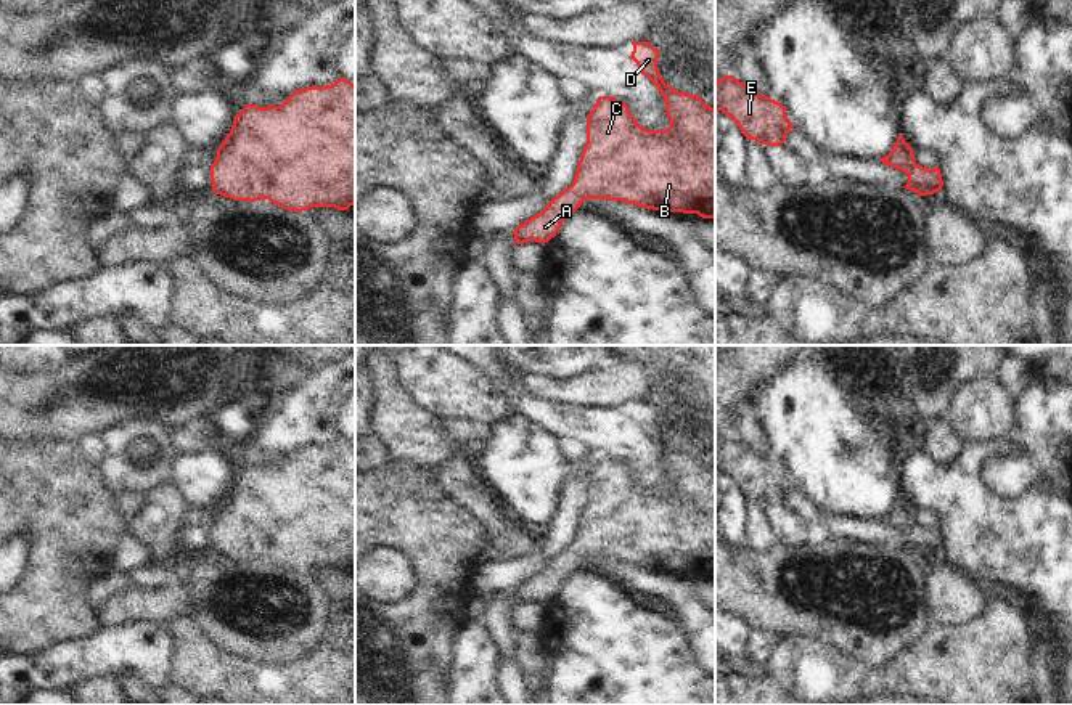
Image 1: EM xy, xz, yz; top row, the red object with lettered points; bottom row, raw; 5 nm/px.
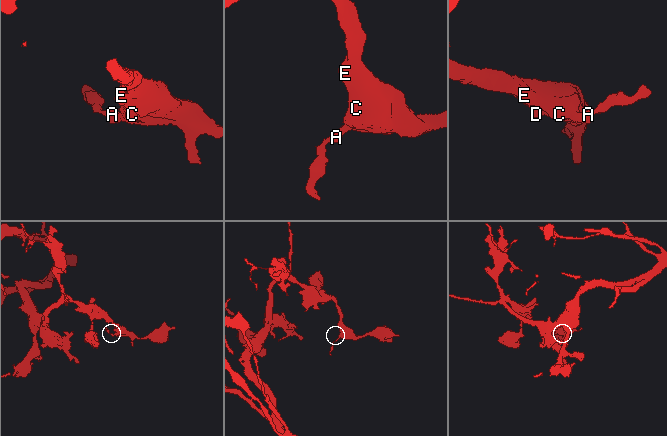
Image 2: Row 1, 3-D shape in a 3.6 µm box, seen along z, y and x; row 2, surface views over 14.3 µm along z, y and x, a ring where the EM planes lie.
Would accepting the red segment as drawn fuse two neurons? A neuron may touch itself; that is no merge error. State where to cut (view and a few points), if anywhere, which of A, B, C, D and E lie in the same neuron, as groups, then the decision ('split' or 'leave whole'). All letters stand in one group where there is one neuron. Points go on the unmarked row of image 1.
cut none; groups A B C D E; leave whole

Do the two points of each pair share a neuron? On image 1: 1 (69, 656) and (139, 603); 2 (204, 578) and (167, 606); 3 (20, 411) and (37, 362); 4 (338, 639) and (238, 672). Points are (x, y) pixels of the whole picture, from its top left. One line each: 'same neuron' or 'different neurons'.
1: different neurons
2: different neurons
3: different neurons
4: same neuron

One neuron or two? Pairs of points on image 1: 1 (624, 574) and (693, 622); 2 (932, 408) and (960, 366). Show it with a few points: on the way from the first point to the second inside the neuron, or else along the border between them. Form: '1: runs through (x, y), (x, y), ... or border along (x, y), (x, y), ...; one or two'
1: runs through (643, 580), (662, 583), (682, 603); one
2: runs through (932, 399), (952, 376); one

